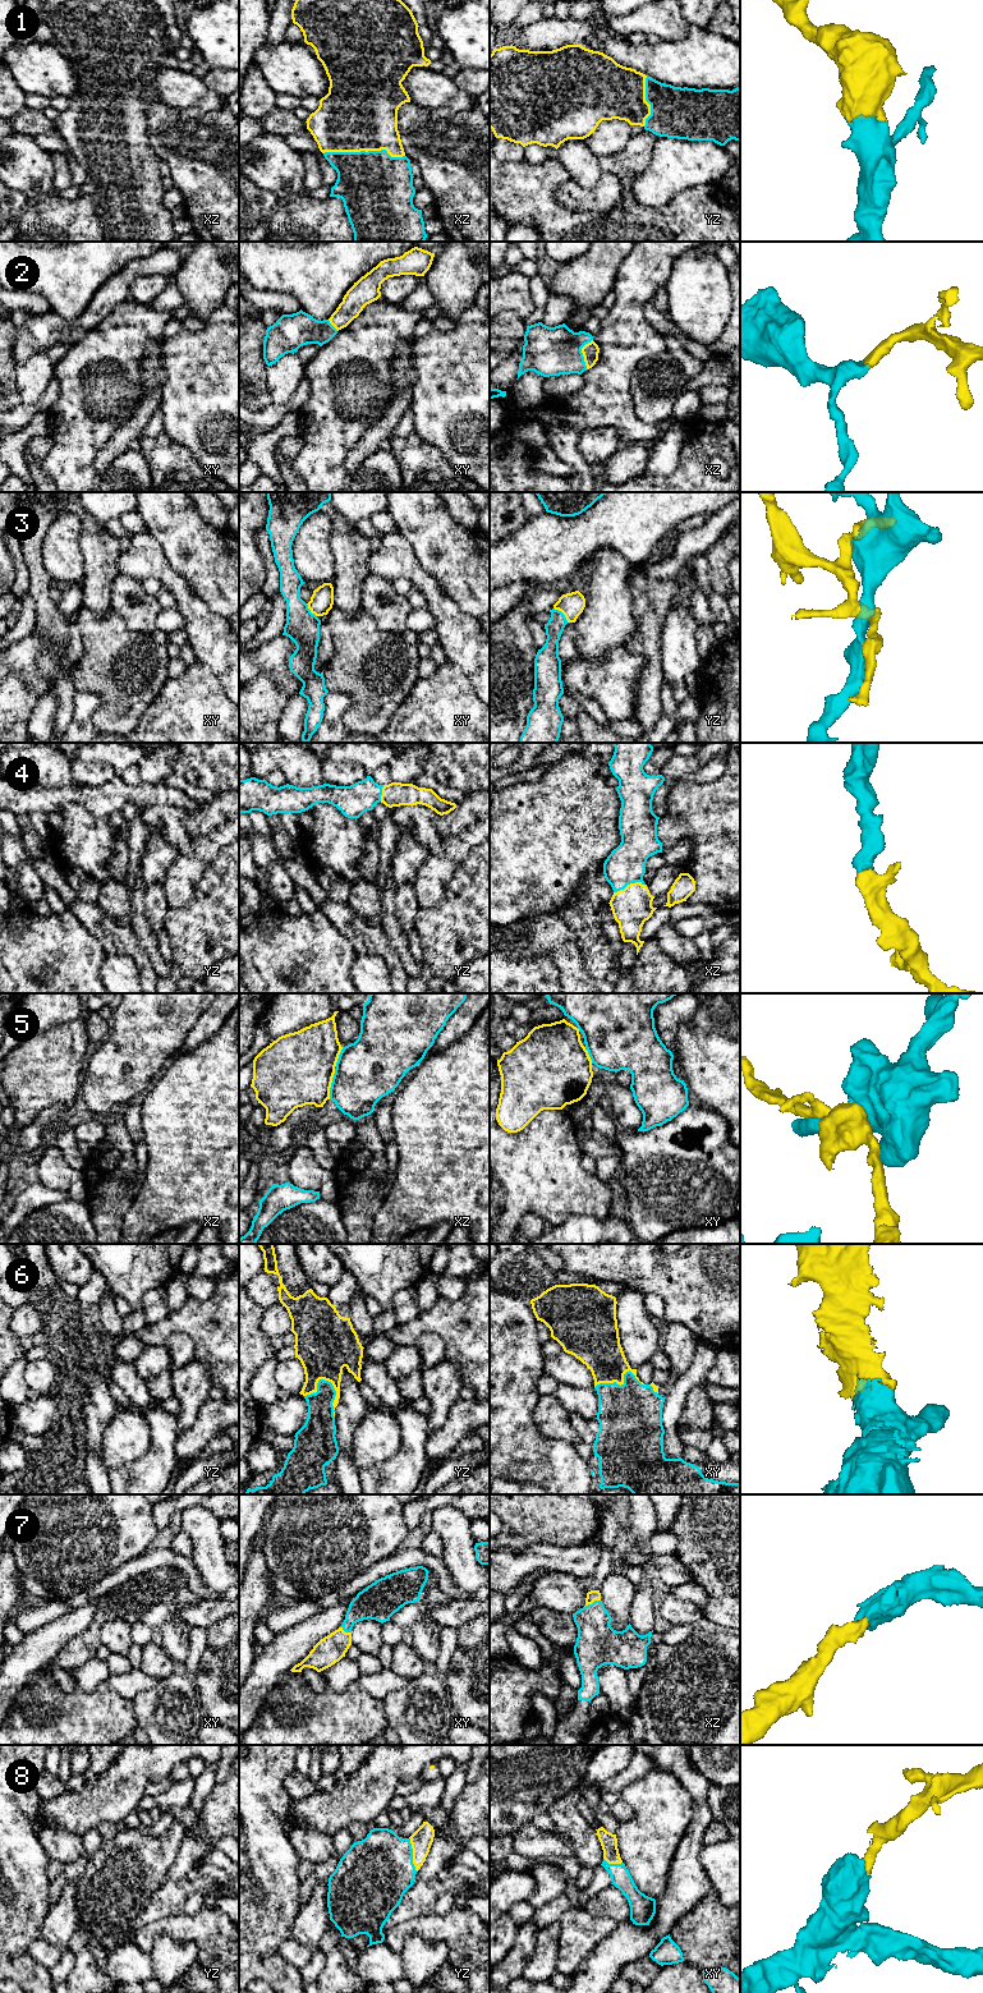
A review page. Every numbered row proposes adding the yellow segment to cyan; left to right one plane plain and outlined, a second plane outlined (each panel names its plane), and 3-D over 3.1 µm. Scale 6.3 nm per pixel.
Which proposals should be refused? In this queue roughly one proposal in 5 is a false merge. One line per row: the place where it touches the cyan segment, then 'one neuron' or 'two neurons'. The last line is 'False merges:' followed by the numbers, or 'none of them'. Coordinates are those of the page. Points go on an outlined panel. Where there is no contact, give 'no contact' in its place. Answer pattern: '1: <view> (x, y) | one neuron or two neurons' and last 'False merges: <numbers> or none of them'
1: xz (364, 151) | one neuron
2: xz (582, 353) | one neuron
3: yz (563, 614) | two neurons
4: xz (629, 884) | one neuron
5: xz (331, 1084) | two neurons
6: yz (335, 1395) | one neuron
7: xz (592, 1603) | one neuron
8: yz (412, 1854) | one neuron
False merges: 3, 5

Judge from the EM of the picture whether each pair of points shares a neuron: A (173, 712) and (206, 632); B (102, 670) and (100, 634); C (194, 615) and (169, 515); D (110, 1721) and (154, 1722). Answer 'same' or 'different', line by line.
A: different
B: same
C: different
D: different

